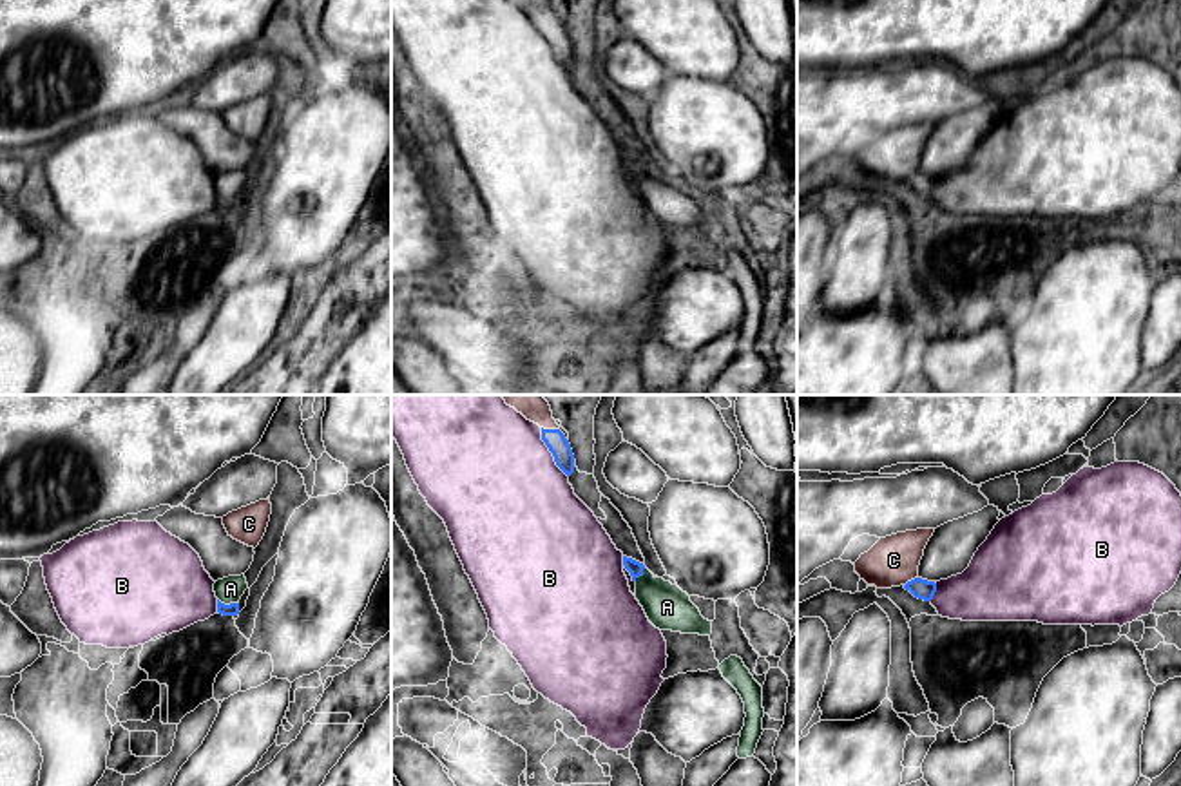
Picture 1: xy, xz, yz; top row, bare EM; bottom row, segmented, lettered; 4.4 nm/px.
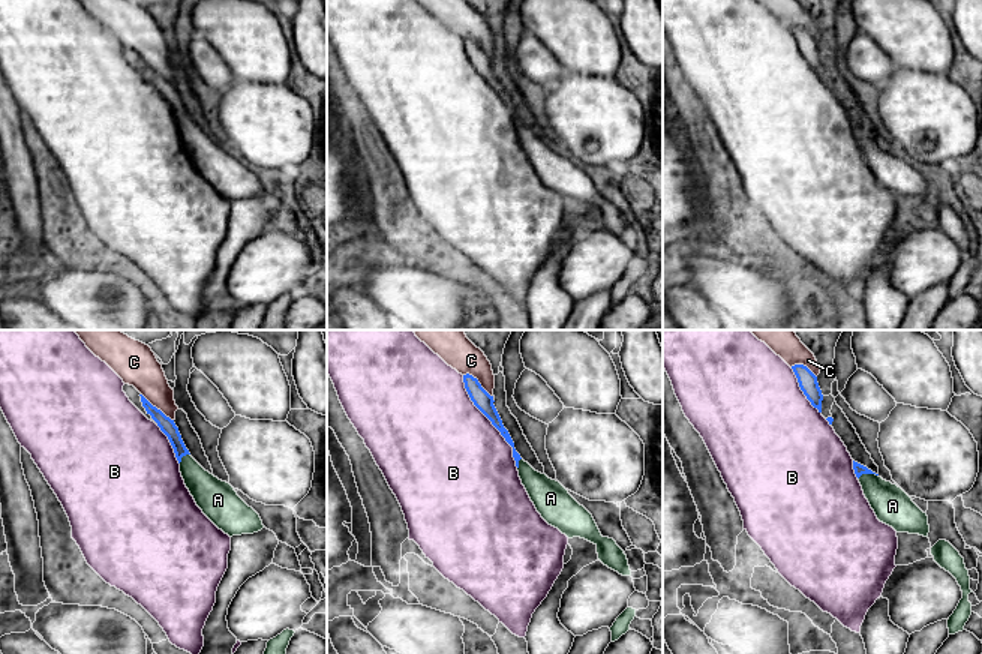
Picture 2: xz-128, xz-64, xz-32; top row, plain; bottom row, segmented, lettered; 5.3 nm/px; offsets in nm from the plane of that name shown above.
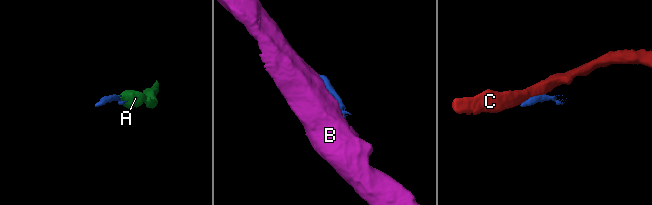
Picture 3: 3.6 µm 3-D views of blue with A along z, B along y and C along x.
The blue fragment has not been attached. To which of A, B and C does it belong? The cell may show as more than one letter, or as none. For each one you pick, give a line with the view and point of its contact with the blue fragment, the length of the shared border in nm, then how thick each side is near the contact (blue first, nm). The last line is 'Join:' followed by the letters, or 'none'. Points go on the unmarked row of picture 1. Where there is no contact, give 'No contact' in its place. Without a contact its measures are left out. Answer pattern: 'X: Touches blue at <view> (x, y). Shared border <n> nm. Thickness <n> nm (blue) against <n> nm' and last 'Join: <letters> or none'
A: Touches blue at xy (230, 198). Shared border 100 nm. Thickness 60 nm (blue) against 120 nm
Join: A

